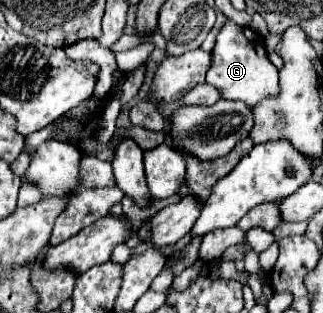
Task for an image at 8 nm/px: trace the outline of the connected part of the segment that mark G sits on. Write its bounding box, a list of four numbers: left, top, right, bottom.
[206,20,280,108]

